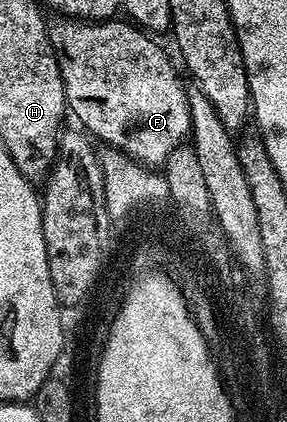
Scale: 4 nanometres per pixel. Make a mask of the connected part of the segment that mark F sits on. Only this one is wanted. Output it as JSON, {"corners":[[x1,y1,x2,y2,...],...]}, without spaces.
{"corners":[[70,17,56,20,49,30,65,85,68,112,75,114,84,123,82,126,96,140,107,143,108,148,123,151,148,169,162,168,170,154,184,146,192,134,188,88,179,80,180,68,171,64,170,57,148,32,130,21,119,17,102,21]]}

